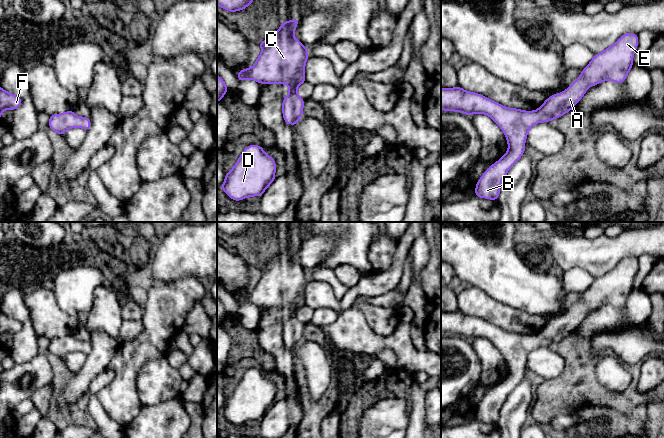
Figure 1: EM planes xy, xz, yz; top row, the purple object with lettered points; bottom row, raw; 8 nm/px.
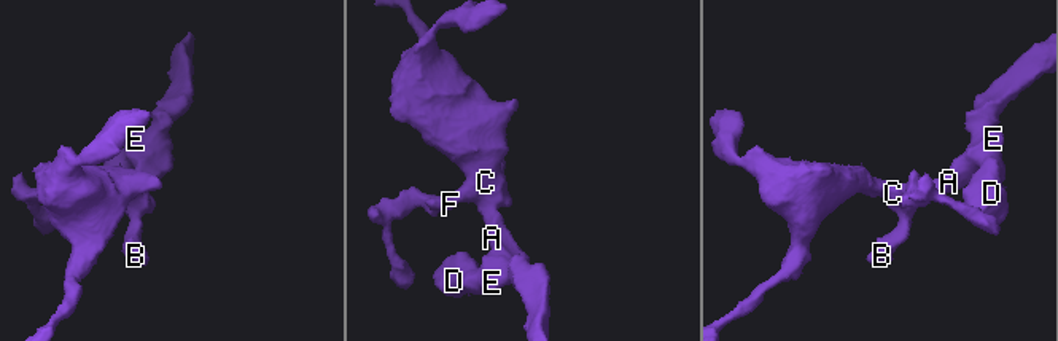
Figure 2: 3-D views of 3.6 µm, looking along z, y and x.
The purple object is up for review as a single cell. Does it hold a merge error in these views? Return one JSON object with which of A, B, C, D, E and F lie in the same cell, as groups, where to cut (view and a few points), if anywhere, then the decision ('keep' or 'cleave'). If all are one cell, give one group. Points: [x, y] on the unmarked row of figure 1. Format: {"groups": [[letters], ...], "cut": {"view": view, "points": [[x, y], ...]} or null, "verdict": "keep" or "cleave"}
{"groups": [["A", "B", "C", "D", "E", "F"]], "cut": null, "verdict": "keep"}

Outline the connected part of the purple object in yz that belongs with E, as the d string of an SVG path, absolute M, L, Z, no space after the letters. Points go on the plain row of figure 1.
M638 258L622 259L603 276L594 278L591 286L582 293L582 298L565 315L547 322L535 335L507 332L460 310L441 312L441 334L462 336L468 340L486 338L502 353L508 366L507 377L492 388L476 407L474 420L496 425L506 398L525 376L530 352L570 336L591 310L607 304L623 307L634 288L637 271Z

